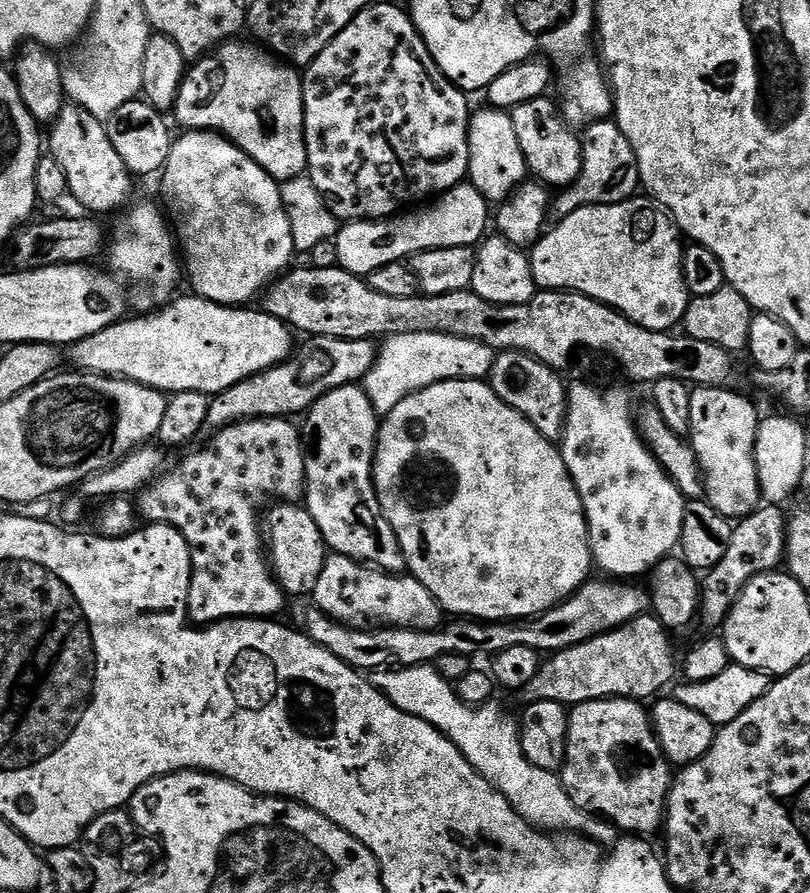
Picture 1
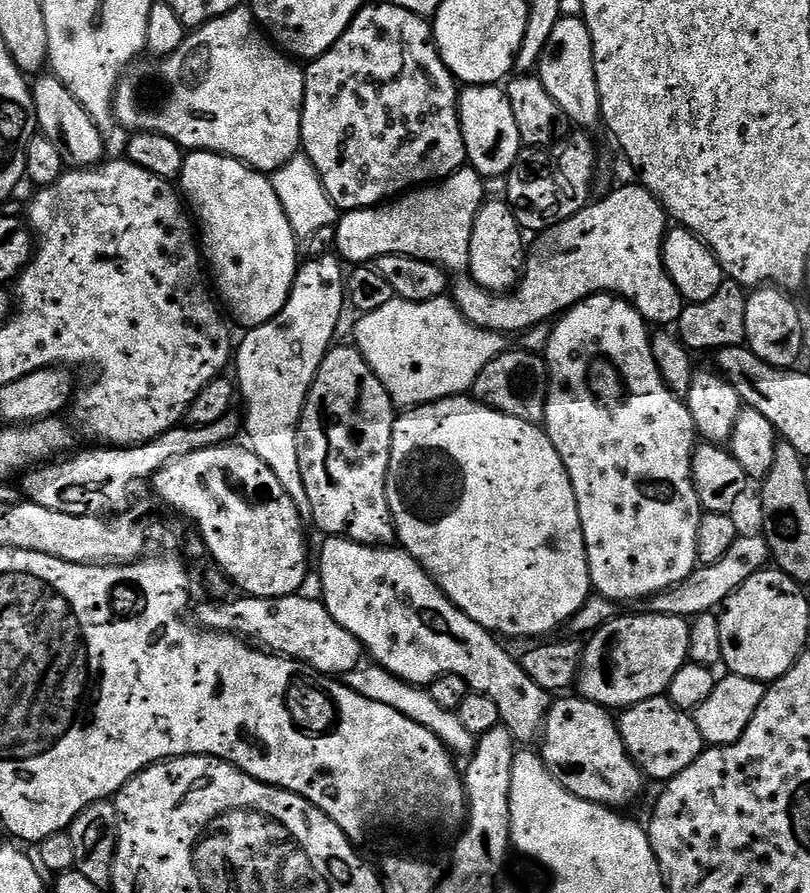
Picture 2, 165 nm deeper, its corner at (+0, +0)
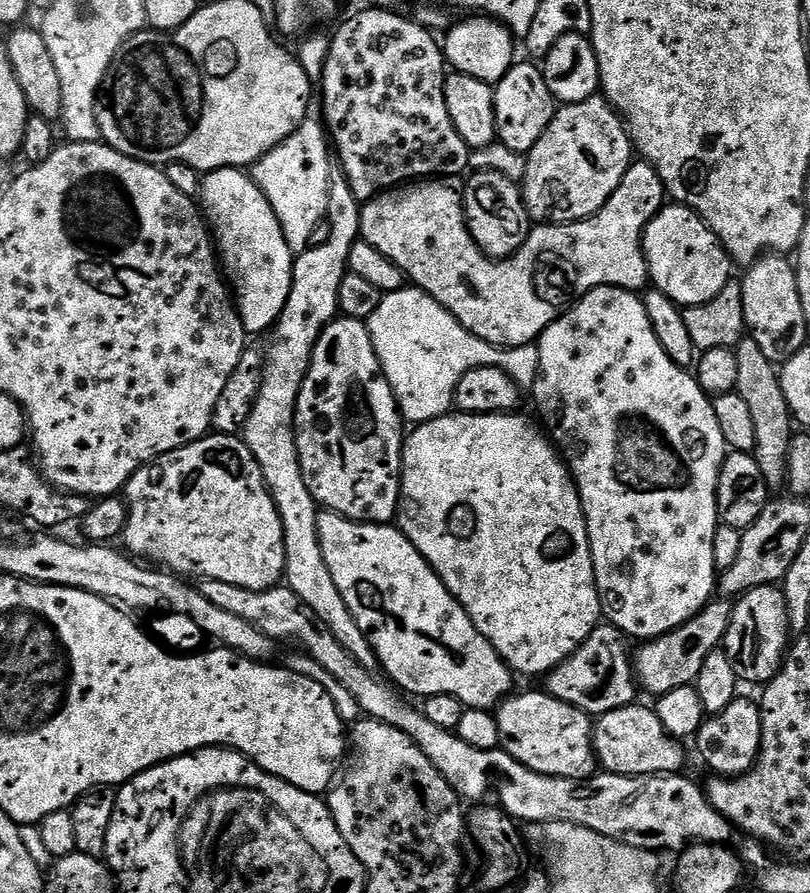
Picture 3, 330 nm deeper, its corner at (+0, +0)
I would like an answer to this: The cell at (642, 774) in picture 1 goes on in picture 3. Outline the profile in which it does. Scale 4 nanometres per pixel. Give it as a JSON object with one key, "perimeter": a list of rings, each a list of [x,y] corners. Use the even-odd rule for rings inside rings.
{"perimeter":[[[543,690],[516,695],[501,700],[494,712],[500,731],[500,747],[506,754],[538,774],[577,782],[597,771],[596,749],[592,746],[593,717]]]}

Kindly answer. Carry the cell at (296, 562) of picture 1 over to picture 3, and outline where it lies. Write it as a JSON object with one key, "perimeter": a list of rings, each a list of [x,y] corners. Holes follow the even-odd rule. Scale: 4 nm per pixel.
{"perimeter":[[[209,434],[207,436],[203,436],[202,439],[194,441],[193,444],[188,444],[184,448],[179,448],[178,450],[174,450],[173,452],[167,452],[165,456],[160,457],[159,460],[153,460],[151,464],[143,464],[141,468],[135,474],[128,479],[128,483],[122,492],[123,499],[127,503],[128,509],[128,519],[125,522],[124,530],[122,533],[122,541],[124,540],[123,547],[127,549],[129,553],[137,561],[147,562],[152,566],[163,566],[167,571],[181,577],[181,578],[192,578],[188,576],[192,576],[196,572],[196,568],[201,573],[199,574],[205,580],[217,580],[218,582],[230,582],[230,586],[242,586],[242,590],[270,590],[271,588],[277,587],[285,579],[284,575],[284,563],[286,562],[286,554],[284,553],[284,531],[282,530],[282,520],[280,515],[278,514],[278,510],[276,509],[276,503],[274,502],[274,498],[270,494],[270,490],[264,484],[264,475],[262,474],[262,470],[258,466],[258,462],[254,458],[254,454],[248,449],[247,444],[244,443],[243,439],[239,435],[235,436],[222,436],[219,434]]]}

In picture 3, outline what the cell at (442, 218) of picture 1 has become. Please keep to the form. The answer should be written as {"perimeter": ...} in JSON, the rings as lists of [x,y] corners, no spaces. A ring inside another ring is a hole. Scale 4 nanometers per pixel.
{"perimeter":[[[643,162],[631,164],[626,170],[624,181],[620,183],[618,190],[614,190],[614,194],[606,202],[606,206],[602,206],[602,210],[598,210],[587,220],[576,220],[573,224],[542,224],[533,227],[529,231],[524,245],[513,256],[506,256],[503,260],[492,259],[474,242],[474,238],[468,232],[468,222],[464,218],[464,201],[461,193],[457,189],[455,192],[448,184],[451,183],[440,178],[425,178],[419,182],[409,182],[398,188],[389,188],[388,191],[372,197],[360,209],[360,234],[367,244],[374,246],[374,250],[378,250],[378,254],[386,254],[386,258],[390,258],[390,262],[394,262],[394,266],[401,268],[405,277],[415,287],[420,288],[426,294],[430,294],[430,298],[434,298],[434,302],[442,305],[467,332],[482,338],[482,342],[490,342],[495,348],[521,348],[527,344],[536,344],[544,331],[565,310],[571,308],[581,296],[585,296],[590,290],[610,287],[624,288],[628,292],[639,293],[649,283],[648,263],[644,257],[644,231],[648,223],[659,214],[661,208],[665,207],[666,204],[664,183],[661,182],[658,174],[649,164]]]}

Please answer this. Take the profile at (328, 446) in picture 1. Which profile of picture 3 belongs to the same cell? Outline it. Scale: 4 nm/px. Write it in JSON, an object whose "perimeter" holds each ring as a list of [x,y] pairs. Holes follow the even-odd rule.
{"perimeter":[[[337,318],[322,330],[318,342],[314,346],[314,354],[310,362],[310,370],[302,382],[302,390],[298,394],[296,403],[296,449],[300,459],[300,469],[302,478],[310,490],[312,497],[316,499],[317,505],[321,509],[329,512],[337,512],[345,520],[355,520],[365,524],[392,524],[396,519],[396,510],[401,507],[402,497],[400,494],[400,458],[404,455],[405,433],[400,433],[402,417],[400,409],[396,407],[396,399],[386,382],[384,373],[380,370],[378,354],[374,350],[374,342],[368,333],[368,325],[363,320],[349,320],[347,318]]]}

